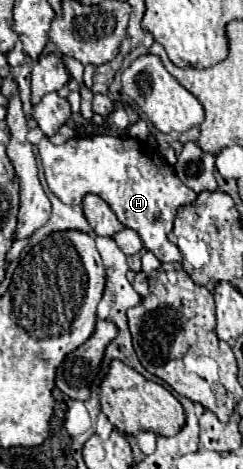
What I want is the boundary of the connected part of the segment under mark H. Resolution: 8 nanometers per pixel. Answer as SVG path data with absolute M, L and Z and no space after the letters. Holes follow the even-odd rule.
M99 134L93 138L73 138L61 146L43 138L39 144L39 156L45 170L45 180L49 190L69 206L79 206L81 198L89 192L101 196L111 210L117 214L119 222L135 230L143 242L143 248L153 252L159 262L175 264L181 262L181 252L167 240L173 228L175 214L181 206L195 202L197 194L189 190L177 176L173 166L165 164L155 156L155 152L131 138ZM125 168L137 168L139 176L123 176Z

